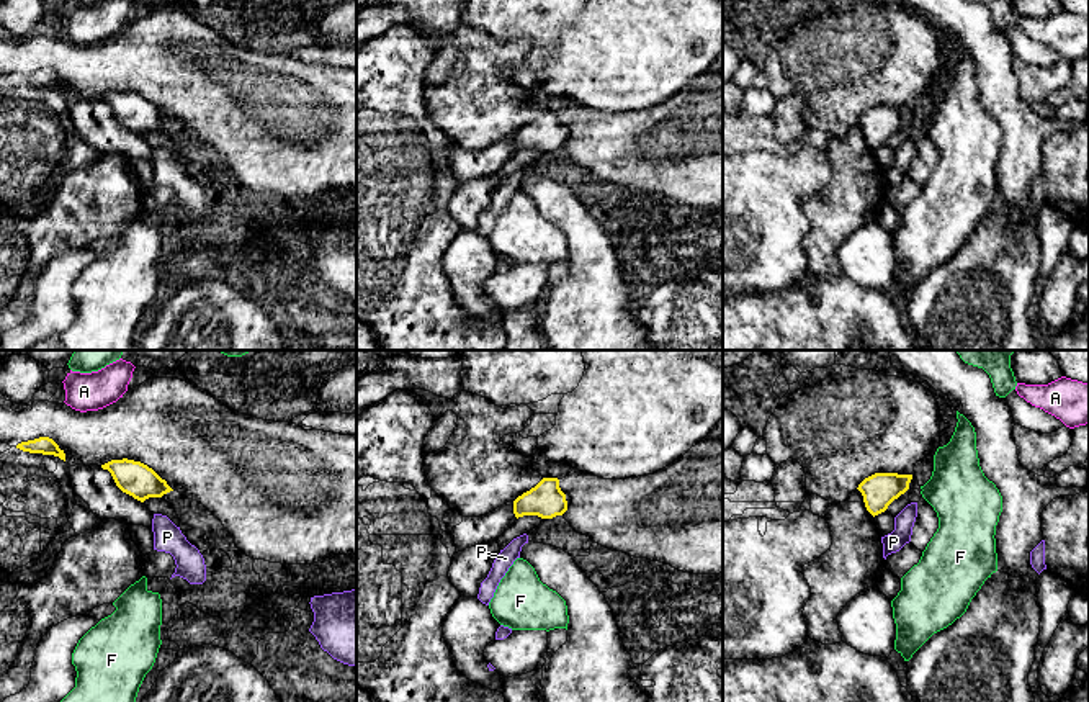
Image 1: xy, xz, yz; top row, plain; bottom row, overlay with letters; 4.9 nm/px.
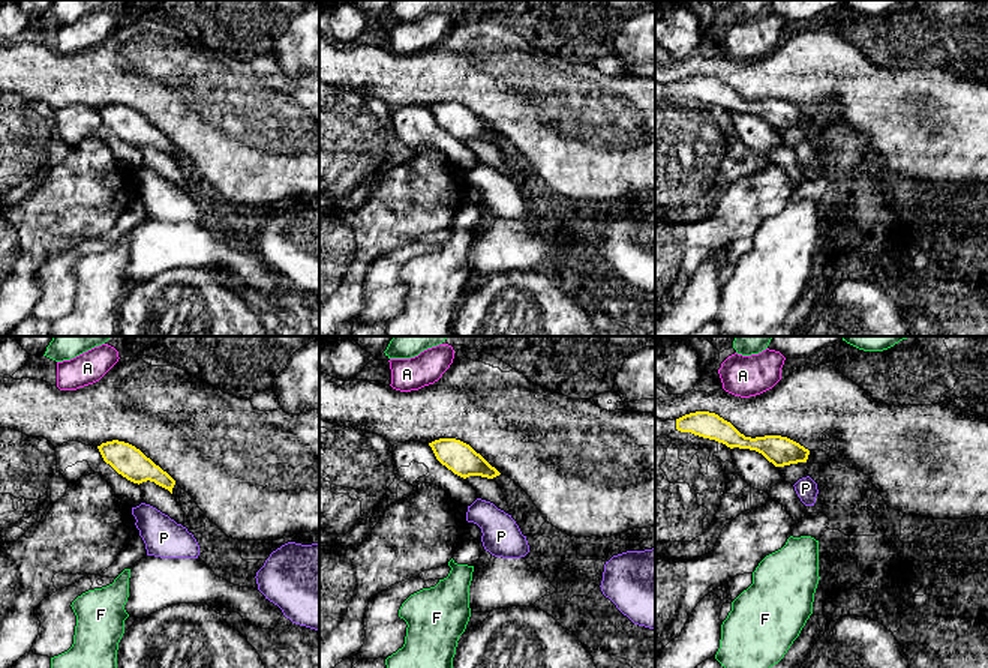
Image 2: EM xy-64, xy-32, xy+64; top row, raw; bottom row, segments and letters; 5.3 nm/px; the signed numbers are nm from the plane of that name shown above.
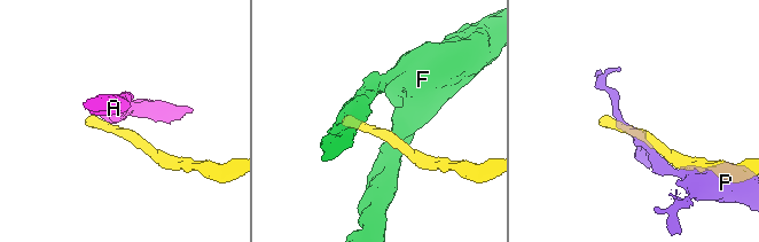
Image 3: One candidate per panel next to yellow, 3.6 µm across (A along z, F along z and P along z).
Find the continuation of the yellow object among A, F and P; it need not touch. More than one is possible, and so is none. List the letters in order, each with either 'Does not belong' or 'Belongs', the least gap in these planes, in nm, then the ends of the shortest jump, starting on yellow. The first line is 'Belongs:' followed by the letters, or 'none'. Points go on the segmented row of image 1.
Belongs: none
A: Does not belong. Distance 180 nm. Across: xy (51, 439), (72, 408)
F: Does not belong. Distance 60 nm. Across: yz (909, 481), (921, 486)
P: Does not belong. Distance 60 nm. Across: yz (903, 493), (908, 504)

